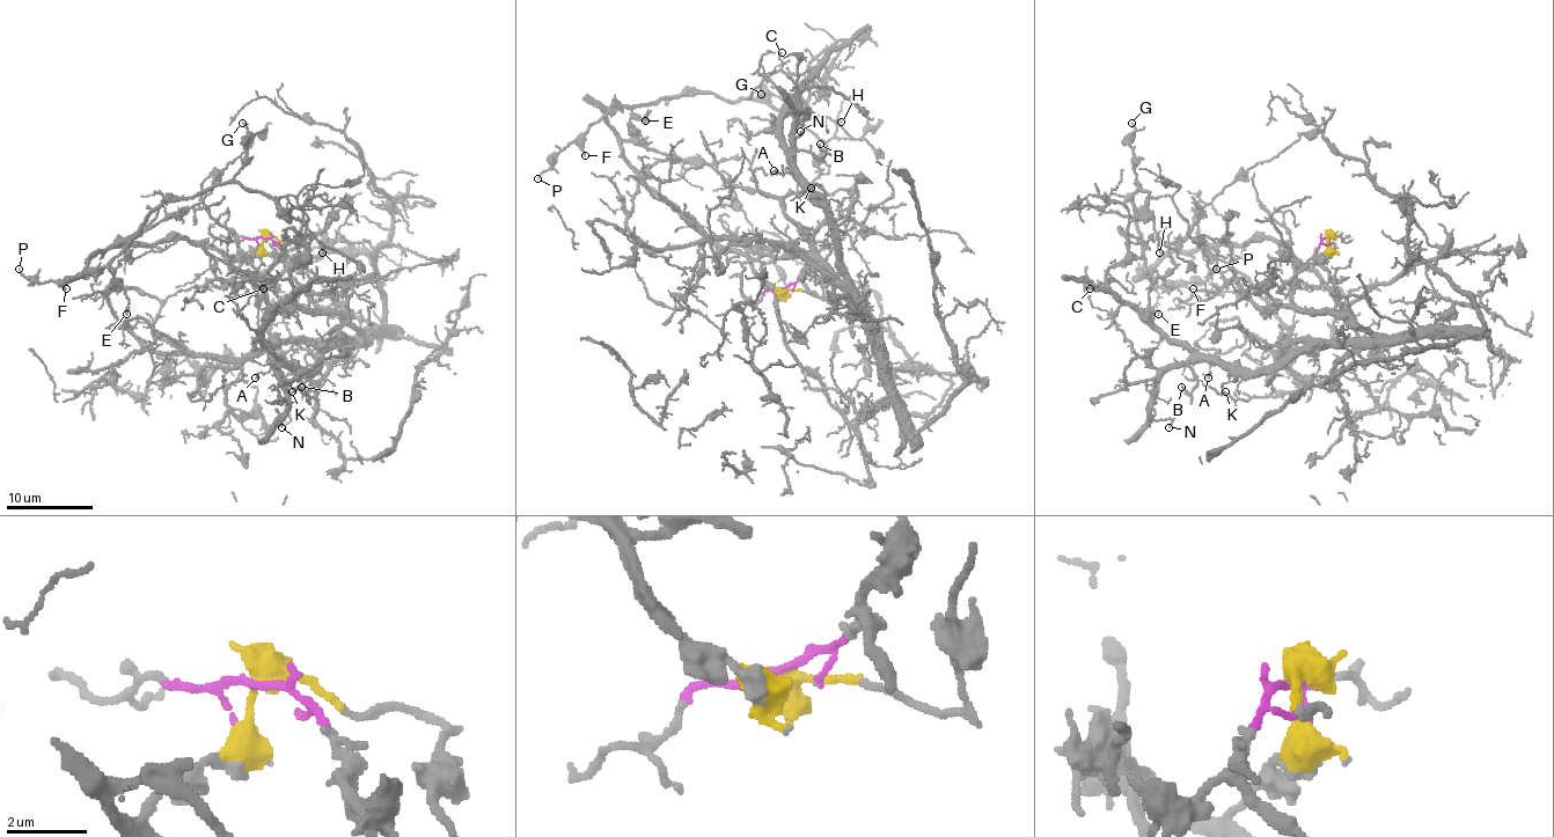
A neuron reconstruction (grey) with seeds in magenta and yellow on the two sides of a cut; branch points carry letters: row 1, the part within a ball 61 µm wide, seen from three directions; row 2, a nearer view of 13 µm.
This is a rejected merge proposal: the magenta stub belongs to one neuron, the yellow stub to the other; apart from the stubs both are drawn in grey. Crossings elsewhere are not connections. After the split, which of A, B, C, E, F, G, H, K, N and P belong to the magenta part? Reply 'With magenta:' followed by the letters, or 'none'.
With magenta: A, B, C, K, N

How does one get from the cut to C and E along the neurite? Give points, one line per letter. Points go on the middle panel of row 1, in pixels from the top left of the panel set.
C: (782, 288), (801, 278), (851, 300), (873, 337), (828, 206), (782, 132), (811, 75), (786, 74), (782, 52)
E: (782, 288), (665, 202), (623, 154), (606, 115), (625, 107), (645, 122)

